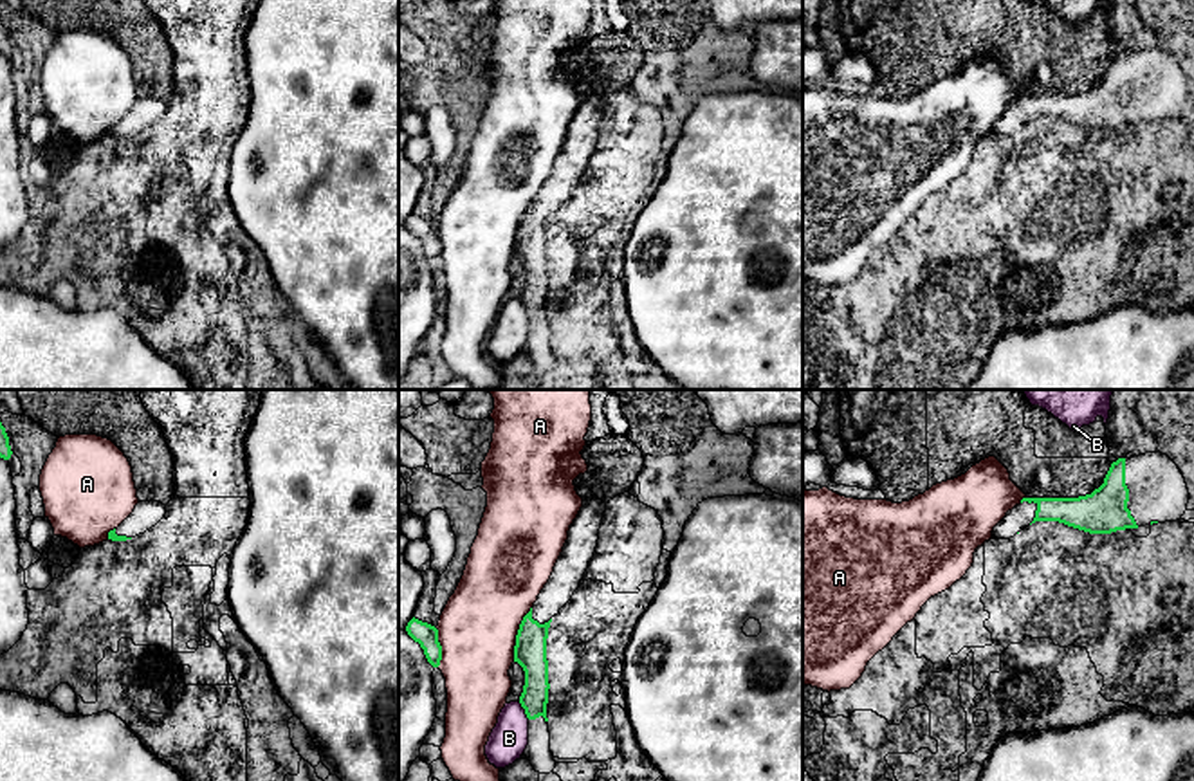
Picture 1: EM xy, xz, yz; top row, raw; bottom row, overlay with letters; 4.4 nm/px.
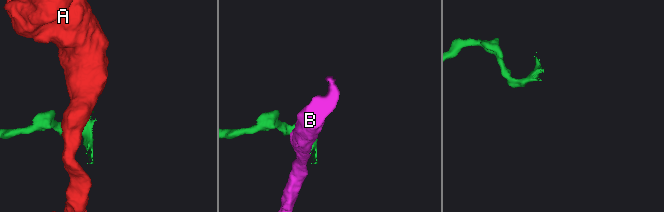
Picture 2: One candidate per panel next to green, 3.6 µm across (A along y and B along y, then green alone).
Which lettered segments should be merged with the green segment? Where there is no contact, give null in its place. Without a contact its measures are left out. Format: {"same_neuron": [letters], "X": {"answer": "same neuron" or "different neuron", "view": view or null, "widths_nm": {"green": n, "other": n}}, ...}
{"same_neuron": [], "A": {"answer": "different neuron", "view": "xz", "widths_nm": {"green": 140, "other": 340}}, "B": {"answer": "different neuron", "view": "xz", "widths_nm": {"green": 140, "other": 170}}}

